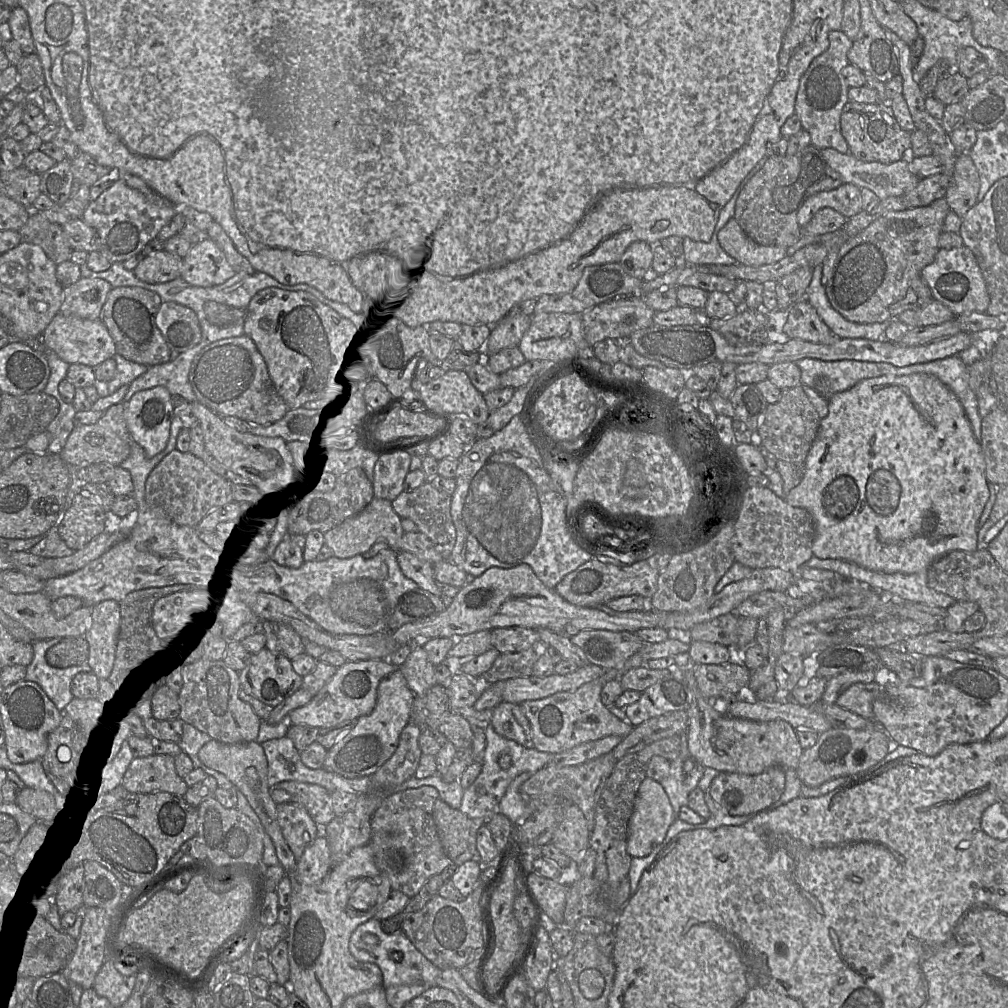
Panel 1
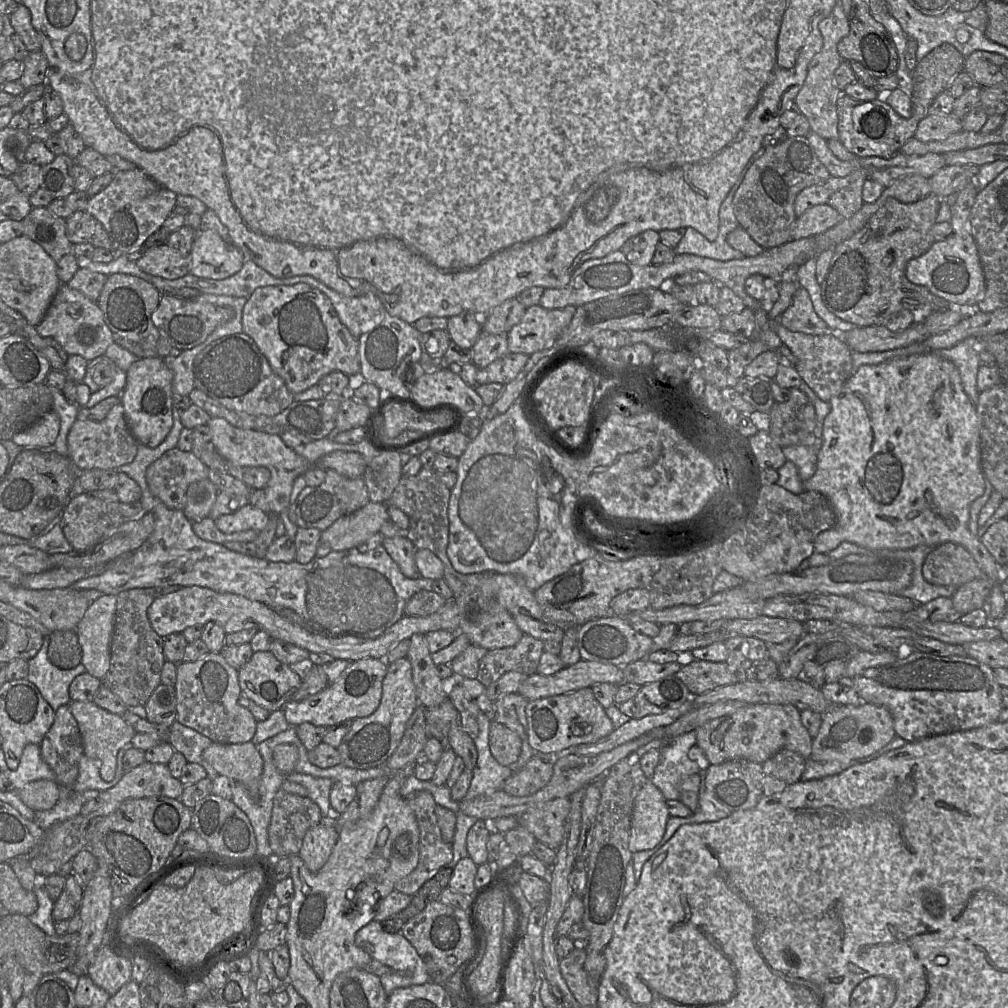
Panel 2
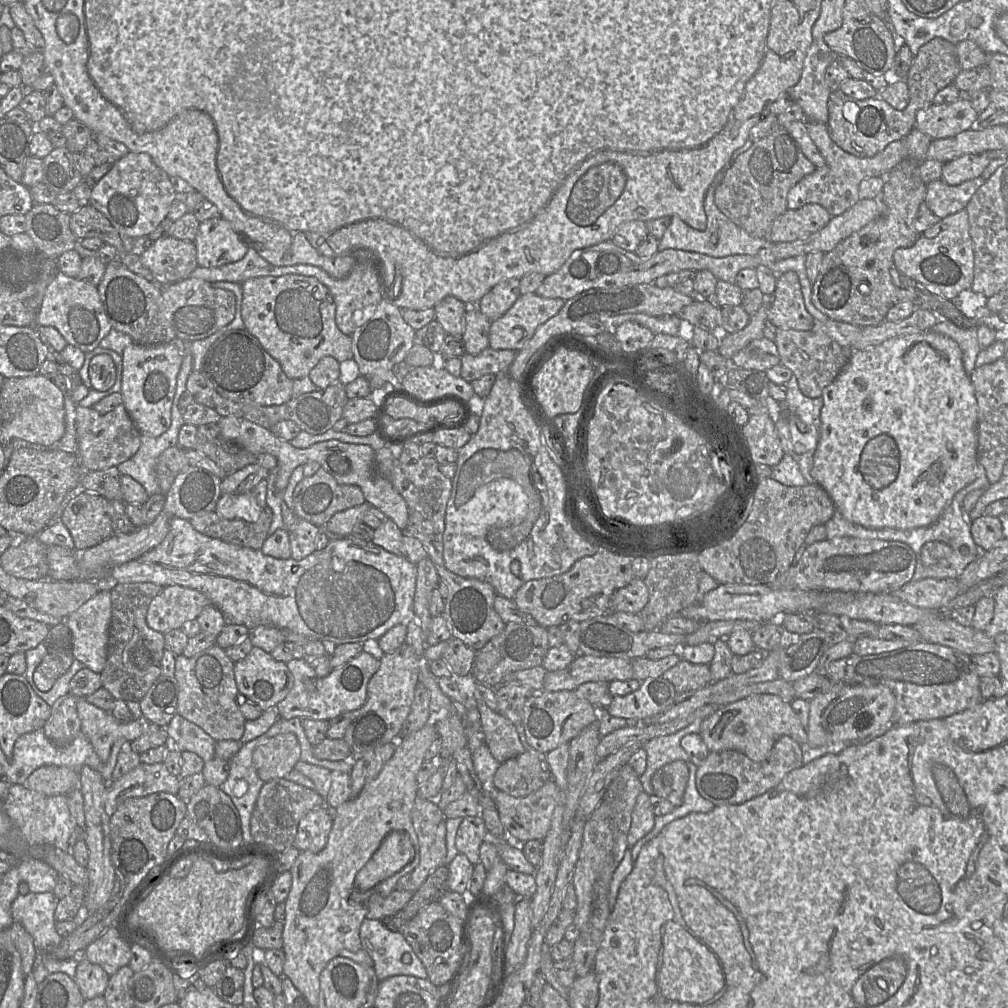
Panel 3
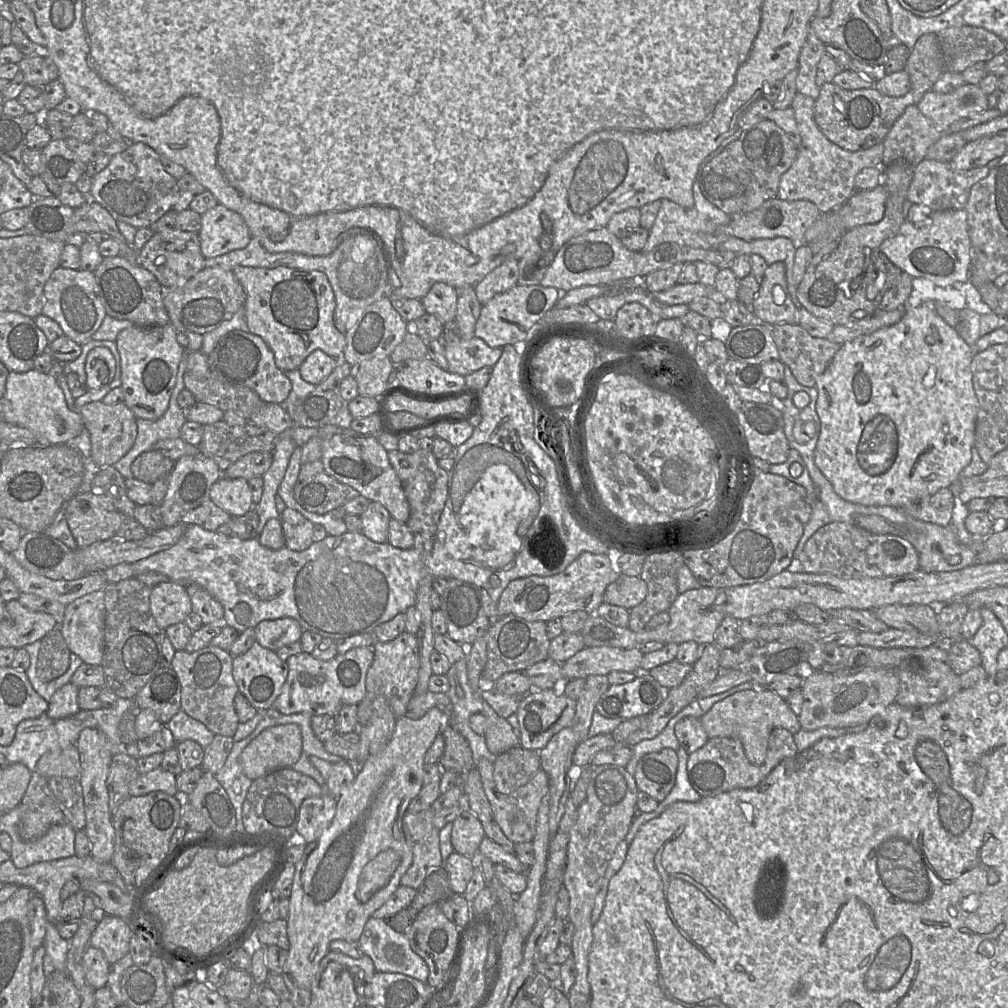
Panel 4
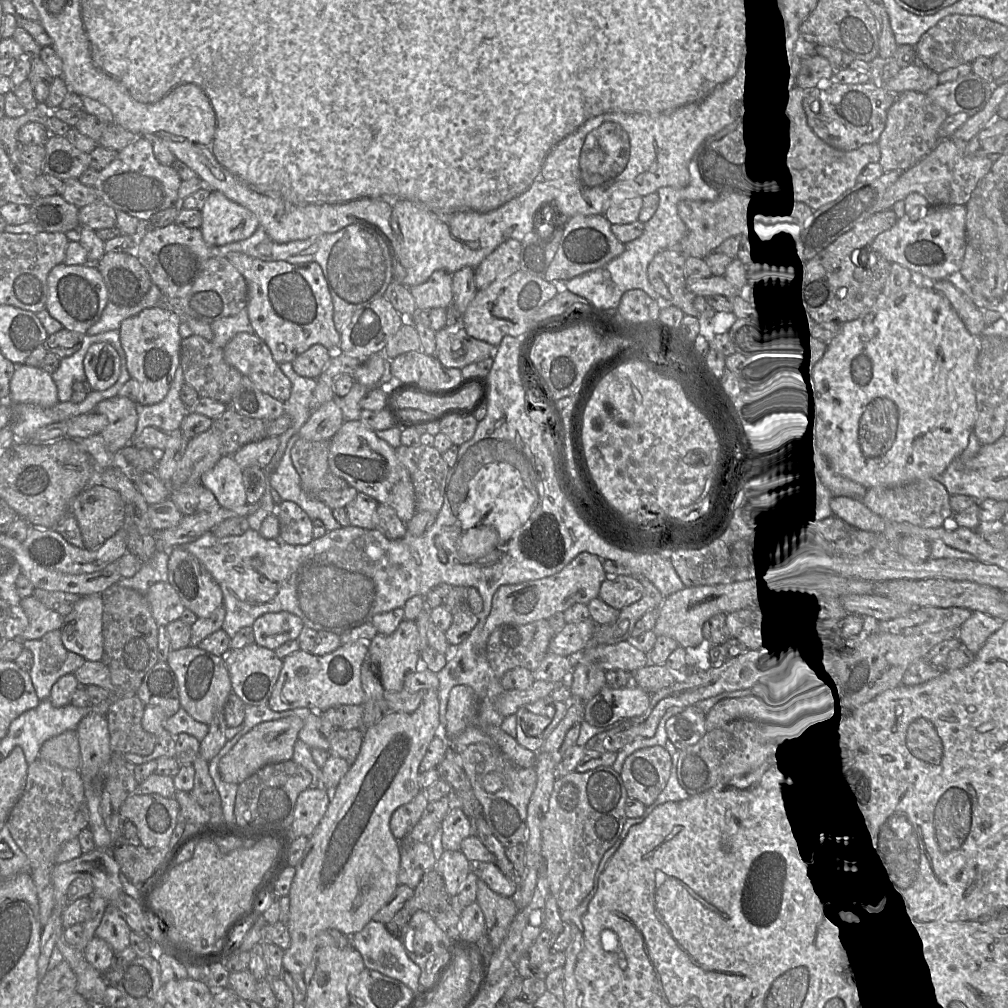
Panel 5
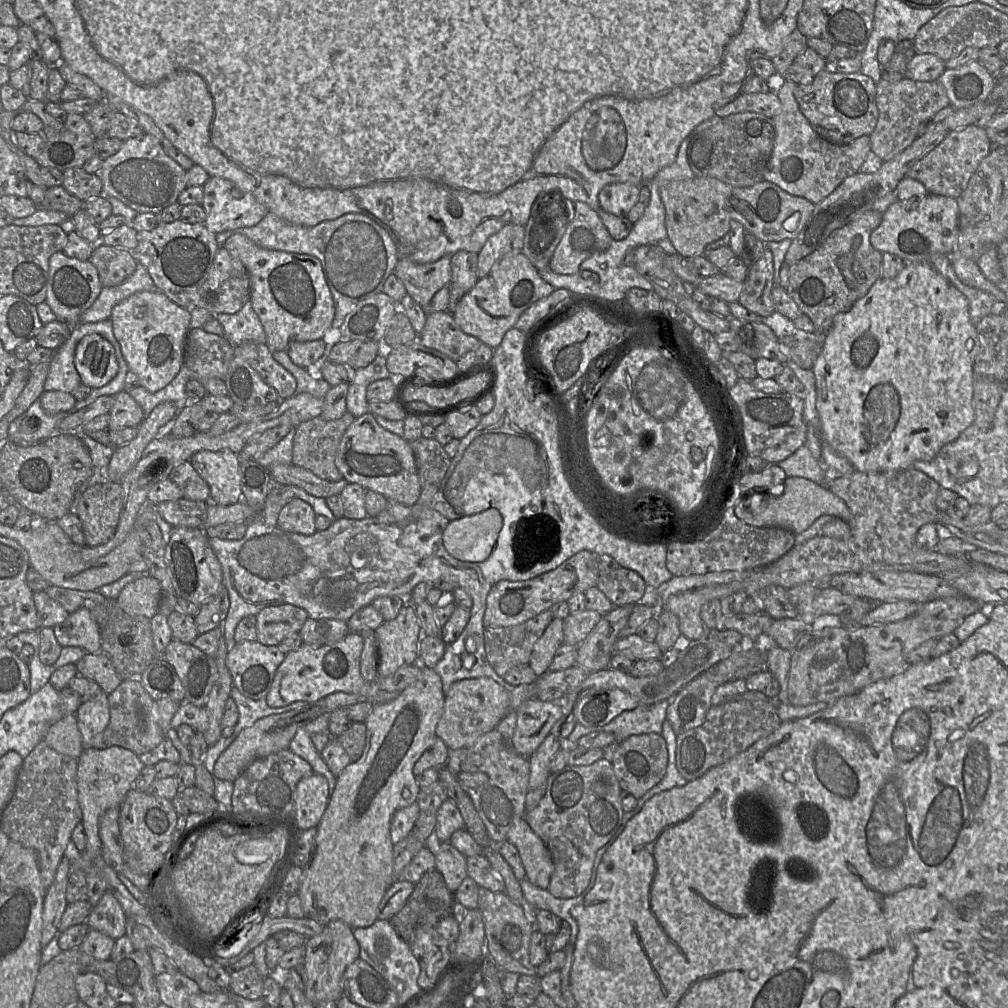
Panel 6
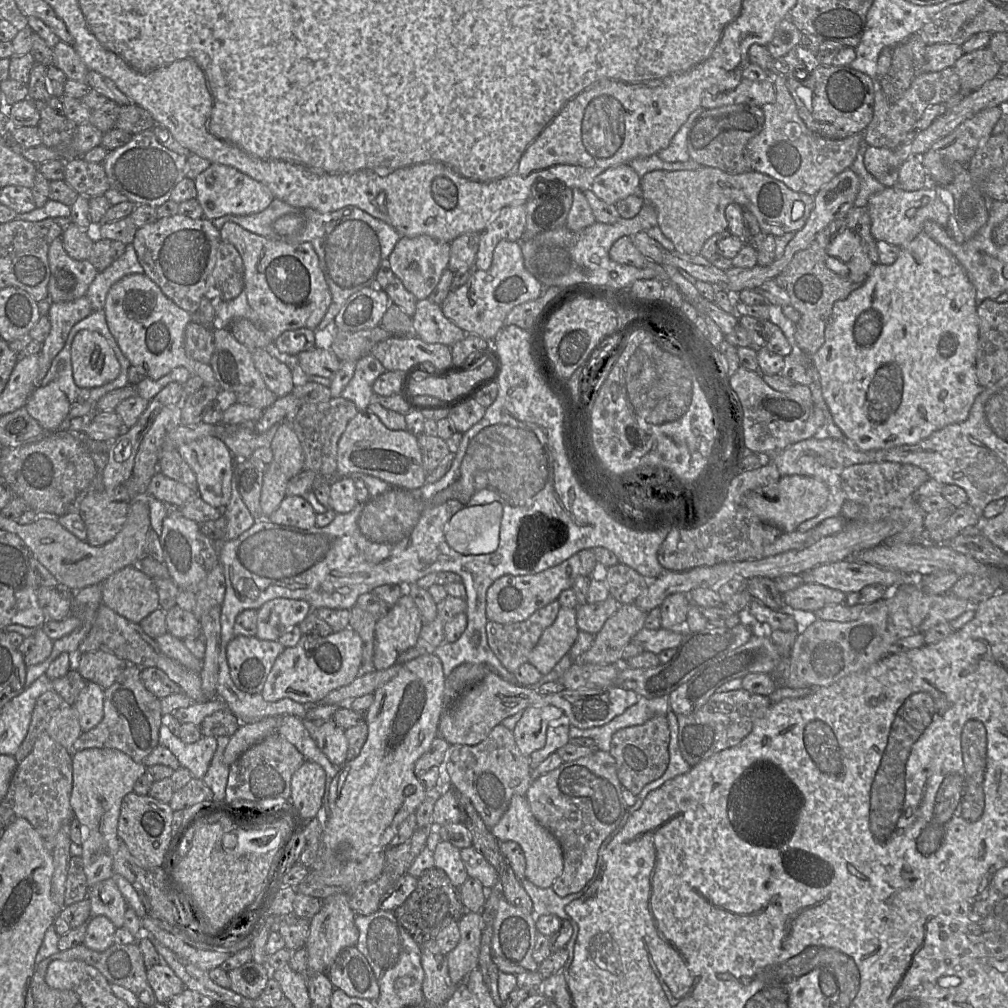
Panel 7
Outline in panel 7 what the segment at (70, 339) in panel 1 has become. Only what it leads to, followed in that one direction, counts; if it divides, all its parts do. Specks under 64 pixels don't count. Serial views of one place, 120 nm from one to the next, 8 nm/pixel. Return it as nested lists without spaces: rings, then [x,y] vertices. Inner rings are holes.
[[[62,237],[49,247],[50,279],[48,298],[51,302],[67,302],[86,295],[98,271],[89,260],[78,261],[65,251]]]

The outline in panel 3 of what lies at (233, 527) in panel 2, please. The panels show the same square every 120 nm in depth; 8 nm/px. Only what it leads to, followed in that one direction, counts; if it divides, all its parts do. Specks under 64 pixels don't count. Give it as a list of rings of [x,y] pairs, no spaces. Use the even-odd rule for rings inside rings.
[[[252,493],[239,495],[221,494],[215,511],[225,519],[242,519],[247,523],[256,522],[262,508],[257,504]]]

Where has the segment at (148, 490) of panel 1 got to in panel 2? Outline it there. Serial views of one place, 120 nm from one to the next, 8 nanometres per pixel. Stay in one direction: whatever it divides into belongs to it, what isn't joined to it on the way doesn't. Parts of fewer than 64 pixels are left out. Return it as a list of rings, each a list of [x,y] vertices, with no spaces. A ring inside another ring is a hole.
[[[175,447],[147,468],[146,481],[153,496],[168,508],[183,511],[189,485],[209,478],[209,470],[192,451]]]

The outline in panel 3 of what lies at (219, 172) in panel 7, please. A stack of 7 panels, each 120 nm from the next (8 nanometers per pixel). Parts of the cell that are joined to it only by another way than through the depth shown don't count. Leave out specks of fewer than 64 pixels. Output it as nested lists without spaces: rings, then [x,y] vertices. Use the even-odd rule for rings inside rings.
[[[223,217],[200,222],[194,244],[198,266],[205,268],[237,262],[249,248]]]

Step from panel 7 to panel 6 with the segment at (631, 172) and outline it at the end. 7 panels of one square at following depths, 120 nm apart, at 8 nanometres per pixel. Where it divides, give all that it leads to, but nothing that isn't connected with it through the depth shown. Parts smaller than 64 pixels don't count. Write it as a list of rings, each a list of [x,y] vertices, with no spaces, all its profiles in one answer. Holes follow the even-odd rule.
[[[611,183],[598,195],[600,208],[617,215],[626,216],[639,199],[640,186],[631,183]]]

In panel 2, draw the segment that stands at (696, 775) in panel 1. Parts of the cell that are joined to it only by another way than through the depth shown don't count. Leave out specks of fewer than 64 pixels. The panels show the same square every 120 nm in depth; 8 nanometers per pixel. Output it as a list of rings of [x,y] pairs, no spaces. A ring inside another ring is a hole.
[[[690,731],[670,739],[659,750],[659,763],[649,780],[661,791],[665,801],[679,800],[679,786],[684,778],[699,774],[702,781],[703,772],[687,756],[688,750],[694,745],[696,745],[695,731]]]

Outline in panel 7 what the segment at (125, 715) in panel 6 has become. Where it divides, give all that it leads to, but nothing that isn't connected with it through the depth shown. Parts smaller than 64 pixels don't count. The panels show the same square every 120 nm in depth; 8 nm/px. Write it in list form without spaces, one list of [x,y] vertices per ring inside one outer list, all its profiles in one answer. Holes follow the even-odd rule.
[[[128,664],[116,681],[104,689],[102,720],[92,729],[81,733],[71,749],[67,750],[70,755],[86,748],[114,748],[135,762],[142,763],[159,744],[159,729],[162,724],[160,699],[143,685],[140,679],[142,669],[135,664]]]

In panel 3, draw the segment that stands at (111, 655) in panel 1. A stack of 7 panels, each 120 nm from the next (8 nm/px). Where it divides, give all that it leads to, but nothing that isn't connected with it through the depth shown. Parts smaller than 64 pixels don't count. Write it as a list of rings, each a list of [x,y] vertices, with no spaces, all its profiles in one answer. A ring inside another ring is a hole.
[[[98,591],[65,619],[72,633],[73,657],[99,674],[106,665],[111,617],[110,591]]]

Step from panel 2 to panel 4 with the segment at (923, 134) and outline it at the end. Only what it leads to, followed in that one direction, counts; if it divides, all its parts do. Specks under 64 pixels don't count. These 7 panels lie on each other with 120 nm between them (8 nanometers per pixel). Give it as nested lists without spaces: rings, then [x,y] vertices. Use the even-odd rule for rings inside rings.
[[[965,83],[951,93],[930,90],[924,94],[917,106],[943,134],[960,118],[987,110],[988,96],[978,85]]]

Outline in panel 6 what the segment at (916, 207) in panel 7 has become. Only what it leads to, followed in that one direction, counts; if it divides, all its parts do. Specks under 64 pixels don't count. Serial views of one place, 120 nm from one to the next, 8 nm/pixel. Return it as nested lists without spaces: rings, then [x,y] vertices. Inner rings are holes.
[[[927,194],[916,209],[907,209],[897,200],[883,213],[881,224],[871,233],[870,242],[878,251],[899,256],[905,263],[931,264],[935,254],[949,255],[957,247],[959,206],[955,198]]]

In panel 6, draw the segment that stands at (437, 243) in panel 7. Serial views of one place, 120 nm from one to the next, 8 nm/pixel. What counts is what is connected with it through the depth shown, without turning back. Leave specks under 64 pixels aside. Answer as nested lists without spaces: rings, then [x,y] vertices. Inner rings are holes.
[[[447,255],[425,264],[399,258],[394,273],[414,301],[425,307],[441,288],[451,283],[451,256]]]

